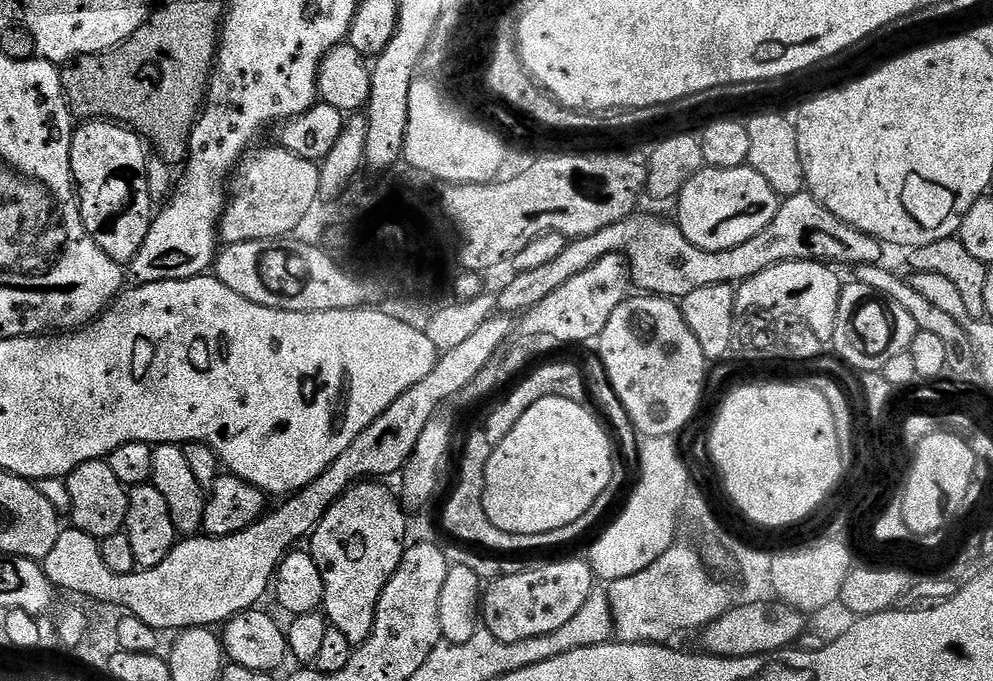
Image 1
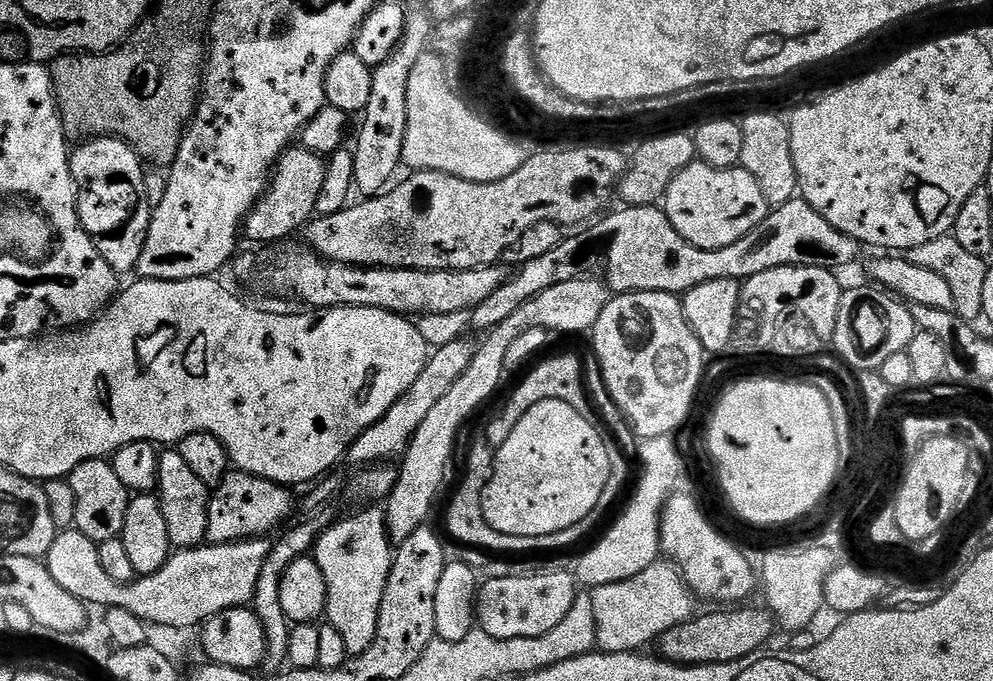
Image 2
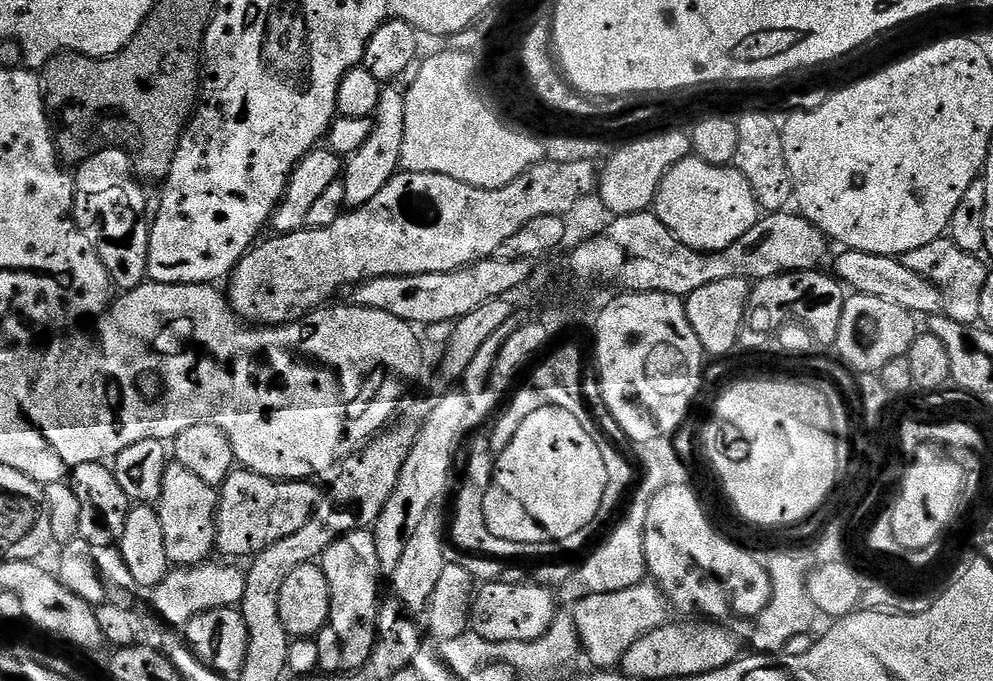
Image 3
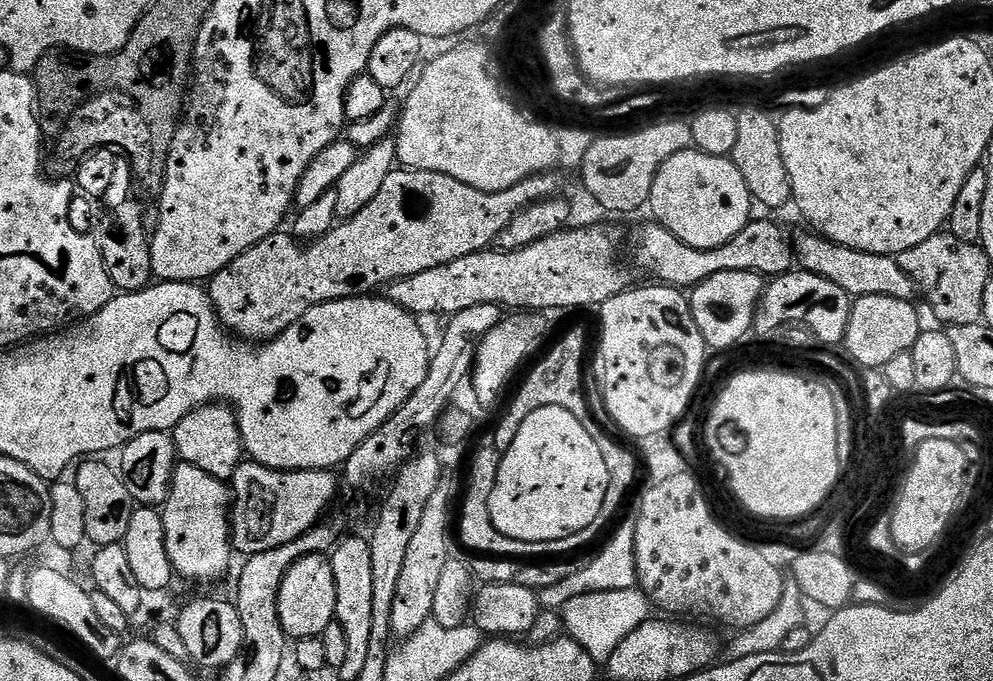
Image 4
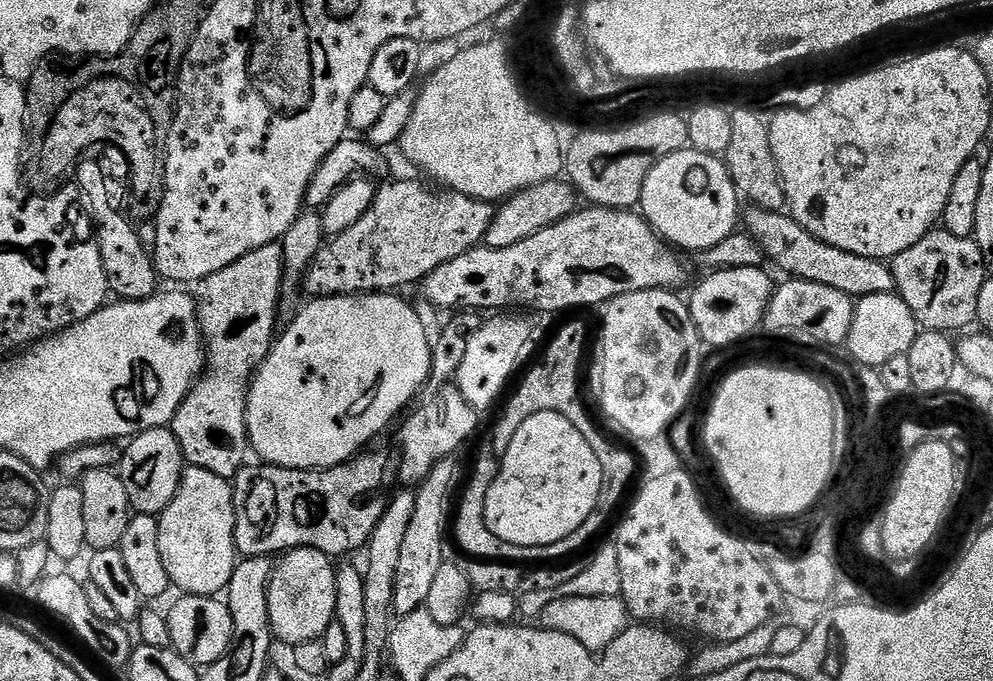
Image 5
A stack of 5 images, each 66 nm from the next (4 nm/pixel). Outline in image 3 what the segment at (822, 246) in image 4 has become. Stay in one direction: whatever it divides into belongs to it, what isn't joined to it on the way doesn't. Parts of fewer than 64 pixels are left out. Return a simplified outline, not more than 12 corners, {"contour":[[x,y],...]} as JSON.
{"contour":[[844,250],[835,275],[855,293],[920,316],[941,292],[897,257]]}

